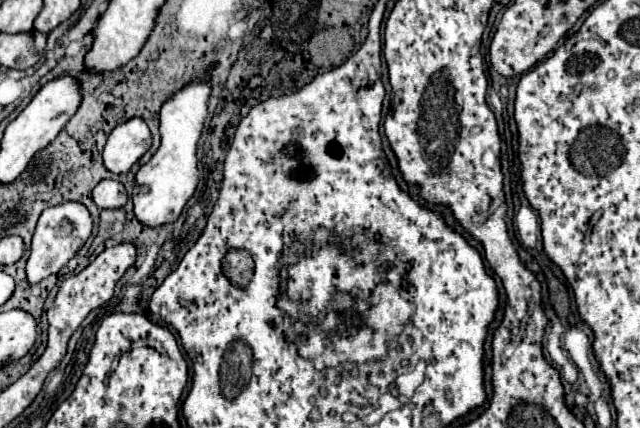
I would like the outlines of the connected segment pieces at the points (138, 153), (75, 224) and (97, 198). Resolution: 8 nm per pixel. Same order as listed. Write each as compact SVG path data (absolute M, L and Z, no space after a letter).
M142 118L118 124L104 146L104 166L114 174L128 172L150 150L150 146L152 132Z
M64 202L60 206L52 206L40 214L32 246L30 246L30 256L26 262L26 278L30 284L36 284L50 274L56 274L66 266L70 258L76 256L76 252L86 244L88 236L92 234L92 218L90 212L86 210L84 204L80 202Z
M102 180L94 190L92 190L92 200L100 210L104 208L122 208L128 202L128 194L124 186L116 180Z

